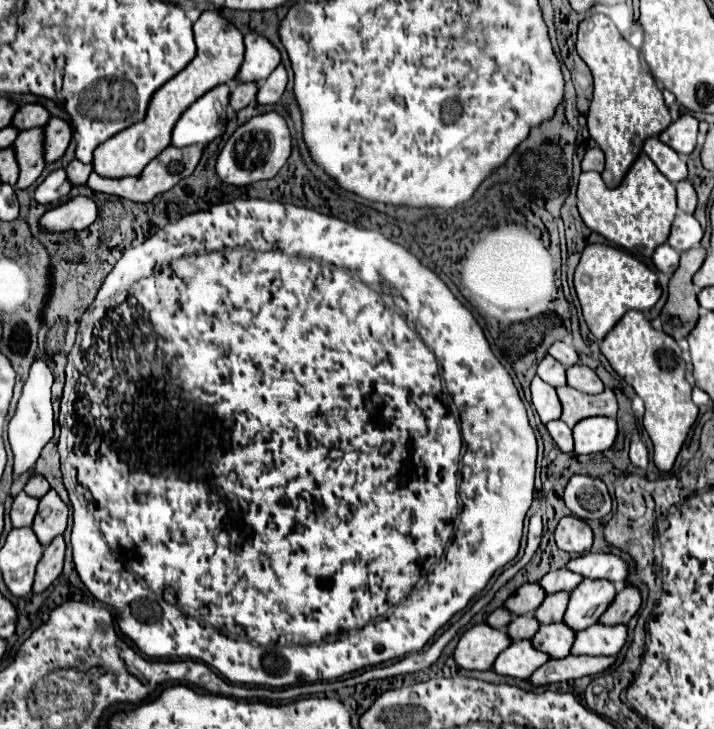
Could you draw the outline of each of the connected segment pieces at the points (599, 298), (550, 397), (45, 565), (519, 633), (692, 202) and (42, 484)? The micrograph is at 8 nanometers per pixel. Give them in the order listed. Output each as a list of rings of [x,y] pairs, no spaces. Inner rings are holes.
[[[591,244],[583,250],[575,270],[575,290],[583,308],[583,318],[597,340],[603,340],[625,312],[645,312],[653,308],[661,296],[657,274],[631,253],[609,244]]]
[[[535,376],[531,382],[531,396],[533,396],[533,406],[543,424],[561,418],[561,404],[555,388],[545,384],[539,376]]]
[[[55,536],[55,540],[45,548],[45,554],[37,566],[33,592],[43,592],[53,580],[59,578],[63,570],[63,554],[65,554],[63,536]]]
[[[533,614],[513,616],[513,620],[509,624],[509,636],[511,638],[533,638],[537,630],[539,630],[539,622],[535,620]]]
[[[681,180],[675,184],[677,188],[677,206],[681,212],[687,212],[687,214],[693,214],[695,212],[695,206],[697,206],[697,194],[695,194],[695,188],[691,186],[689,180]]]
[[[35,474],[35,476],[31,476],[31,478],[29,478],[29,482],[25,484],[25,488],[23,488],[23,490],[25,490],[29,496],[41,498],[49,488],[51,488],[51,486],[49,486],[49,482],[45,480],[45,476]]]

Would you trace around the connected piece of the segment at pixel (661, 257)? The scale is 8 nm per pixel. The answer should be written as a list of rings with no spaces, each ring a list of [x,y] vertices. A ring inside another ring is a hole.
[[[661,244],[653,254],[653,264],[657,266],[659,272],[673,274],[679,266],[679,258],[681,258],[681,254],[675,252],[675,248],[671,248],[669,244]]]

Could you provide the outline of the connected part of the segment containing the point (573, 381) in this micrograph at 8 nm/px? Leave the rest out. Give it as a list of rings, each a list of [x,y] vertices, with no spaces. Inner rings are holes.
[[[575,364],[575,366],[567,368],[567,384],[585,394],[599,394],[605,388],[601,378],[585,364]]]

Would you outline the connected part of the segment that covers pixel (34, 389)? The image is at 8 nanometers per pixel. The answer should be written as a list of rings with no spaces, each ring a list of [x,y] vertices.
[[[37,358],[31,366],[29,378],[23,386],[23,394],[19,398],[17,404],[17,412],[9,422],[9,442],[15,454],[15,476],[23,474],[27,470],[33,468],[33,464],[37,462],[43,446],[53,438],[53,426],[55,426],[55,416],[53,416],[53,406],[51,406],[51,384],[53,384],[53,376],[47,368],[47,364]]]

